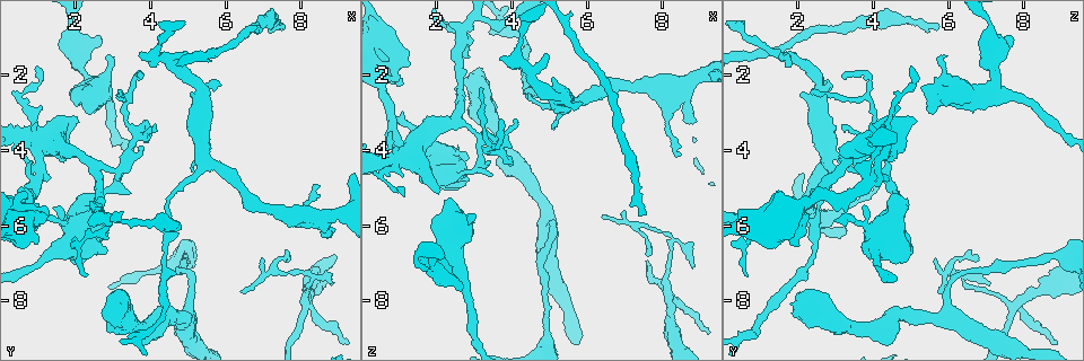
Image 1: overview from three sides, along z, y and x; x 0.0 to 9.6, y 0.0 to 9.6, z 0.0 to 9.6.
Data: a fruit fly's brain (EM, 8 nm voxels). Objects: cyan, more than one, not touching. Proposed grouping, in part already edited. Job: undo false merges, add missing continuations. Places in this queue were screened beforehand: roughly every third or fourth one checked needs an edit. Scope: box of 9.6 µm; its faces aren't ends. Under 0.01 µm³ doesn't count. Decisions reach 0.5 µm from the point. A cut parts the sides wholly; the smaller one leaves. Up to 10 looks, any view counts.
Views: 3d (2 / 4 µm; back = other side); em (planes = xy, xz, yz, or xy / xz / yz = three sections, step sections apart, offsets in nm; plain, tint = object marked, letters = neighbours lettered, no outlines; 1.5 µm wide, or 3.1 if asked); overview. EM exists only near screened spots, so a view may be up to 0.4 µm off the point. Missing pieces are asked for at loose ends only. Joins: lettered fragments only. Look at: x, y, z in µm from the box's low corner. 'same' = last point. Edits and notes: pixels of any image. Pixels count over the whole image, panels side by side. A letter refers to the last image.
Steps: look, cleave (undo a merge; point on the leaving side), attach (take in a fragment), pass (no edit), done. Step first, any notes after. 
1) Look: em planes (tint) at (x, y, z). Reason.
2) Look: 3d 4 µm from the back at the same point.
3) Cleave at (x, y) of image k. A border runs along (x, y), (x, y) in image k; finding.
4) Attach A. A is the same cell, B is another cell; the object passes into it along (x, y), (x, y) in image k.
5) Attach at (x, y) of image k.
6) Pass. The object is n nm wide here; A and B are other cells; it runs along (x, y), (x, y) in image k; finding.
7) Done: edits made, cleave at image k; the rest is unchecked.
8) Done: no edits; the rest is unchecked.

Look: 3d 2 µm at (8.85, 7.55, 7.20). Branch stops here.

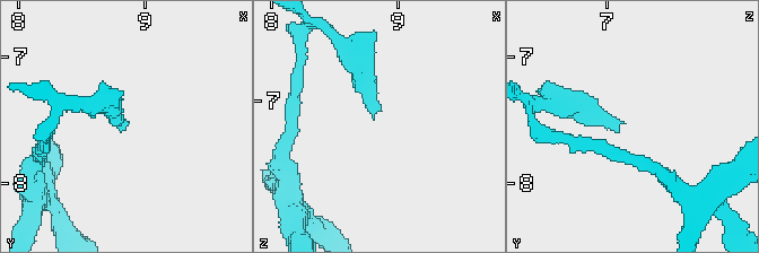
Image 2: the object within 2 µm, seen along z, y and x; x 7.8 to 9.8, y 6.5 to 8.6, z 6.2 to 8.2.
Look: em yz step 8 (tint) at (8.82, 7.50, 7.14). Need the tissue.

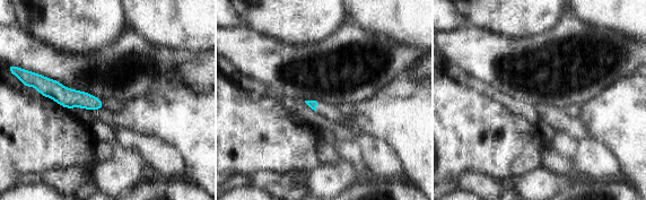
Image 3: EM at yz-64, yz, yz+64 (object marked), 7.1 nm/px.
Look: em planes (letters) at the same point. Cut it another way.

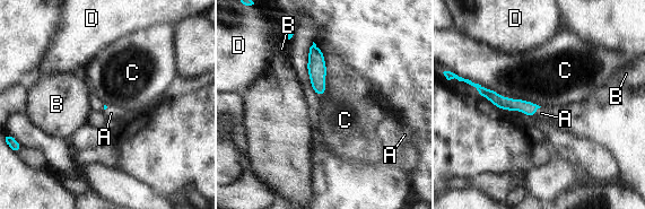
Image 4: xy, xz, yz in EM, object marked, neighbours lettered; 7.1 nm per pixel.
Attach A. A is the same cell, B, C and D are other cells; the object passes into it along (529, 109), (535, 111), (541, 113) in image 4; it goes on there.

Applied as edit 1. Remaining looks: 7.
Look: 3d 4 µm at (3.20, 8.05, 1.80). Free end.

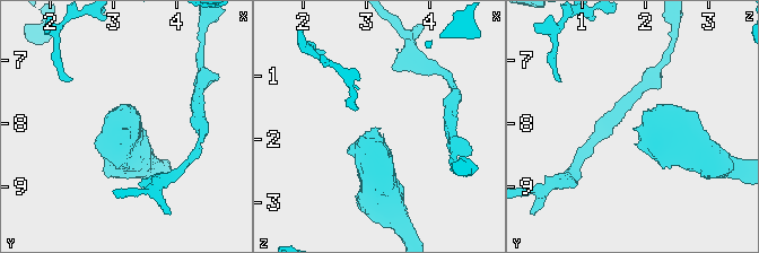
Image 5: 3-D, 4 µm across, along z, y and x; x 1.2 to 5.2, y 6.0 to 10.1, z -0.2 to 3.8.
Look: em planes (letters) at (3.15, 8.10, 1.80).

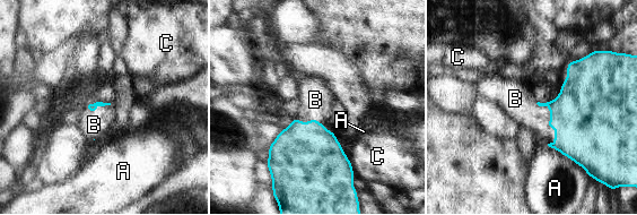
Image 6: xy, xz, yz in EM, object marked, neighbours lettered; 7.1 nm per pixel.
Attach B. B is the same cell, A and C are other cells; the object passes into it along (582, 113), (548, 122), (518, 103) in image 6; the neuron continues.

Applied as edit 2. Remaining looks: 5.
Look: em xy step 8 (letters) at (4.45, 5.60, 2.55). Thick turns thin.

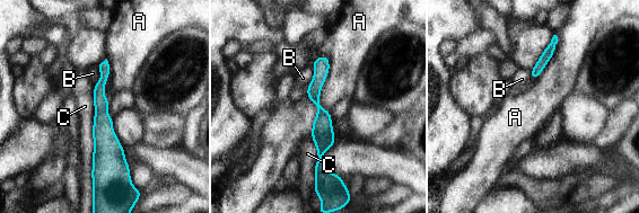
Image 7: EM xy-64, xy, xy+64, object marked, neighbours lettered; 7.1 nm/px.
Pass. A, B and C are other cells; it runs along (323, 59), (315, 100), (324, 175) in image 7; one neuron here.

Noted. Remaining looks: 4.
Look: 3d 2 µm at (0.90, 3.30, 4.45). Sharp bend.

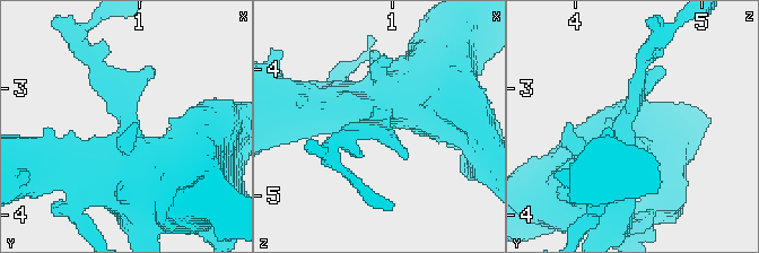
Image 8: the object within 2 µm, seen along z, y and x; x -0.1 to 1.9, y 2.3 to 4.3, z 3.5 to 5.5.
Look: em xz step 8 (tint) at (0.88, 3.24, 4.38). Need the tissue.

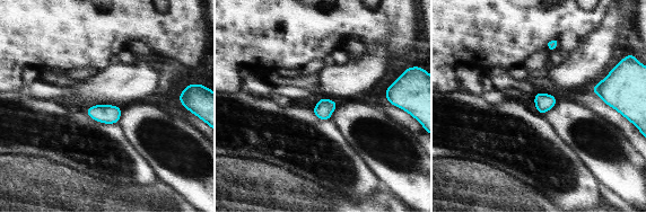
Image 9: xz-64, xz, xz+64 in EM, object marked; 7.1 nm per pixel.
Look: em planes (letters) at the same point. Another direction.

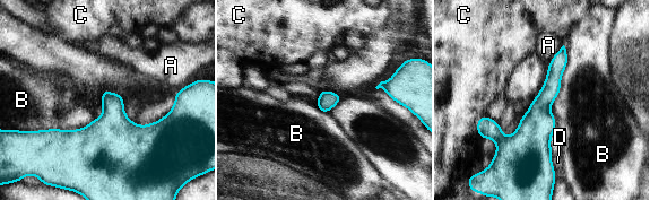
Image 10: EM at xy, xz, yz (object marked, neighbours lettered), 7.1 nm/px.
Pass. The object is 140 nm wide here; A, B, C and D are other cells; one neuron here.

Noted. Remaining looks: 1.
Done: edits made, attach at image 4, attach at image 6; the rest is unchecked.

